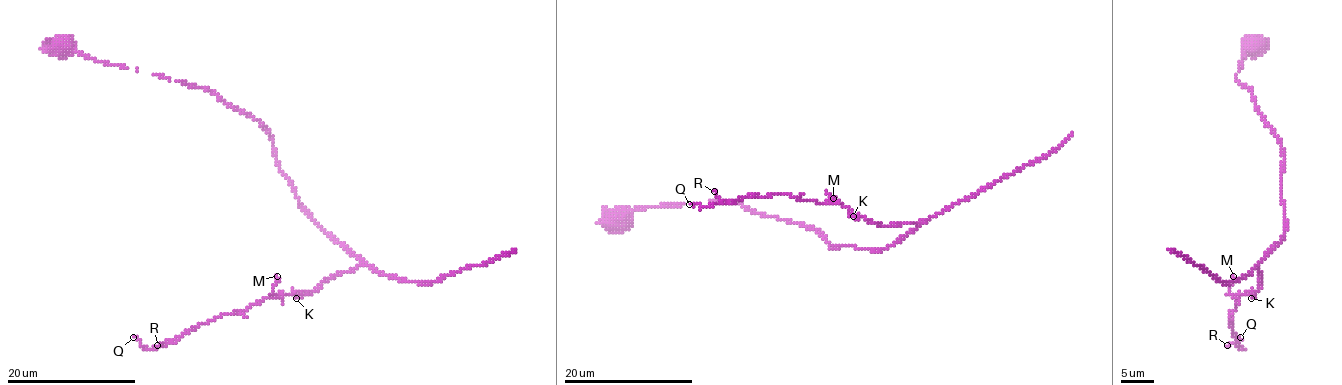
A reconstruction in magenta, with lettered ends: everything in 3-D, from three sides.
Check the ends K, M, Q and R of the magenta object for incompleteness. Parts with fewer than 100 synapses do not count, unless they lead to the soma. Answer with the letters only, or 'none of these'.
none of these

